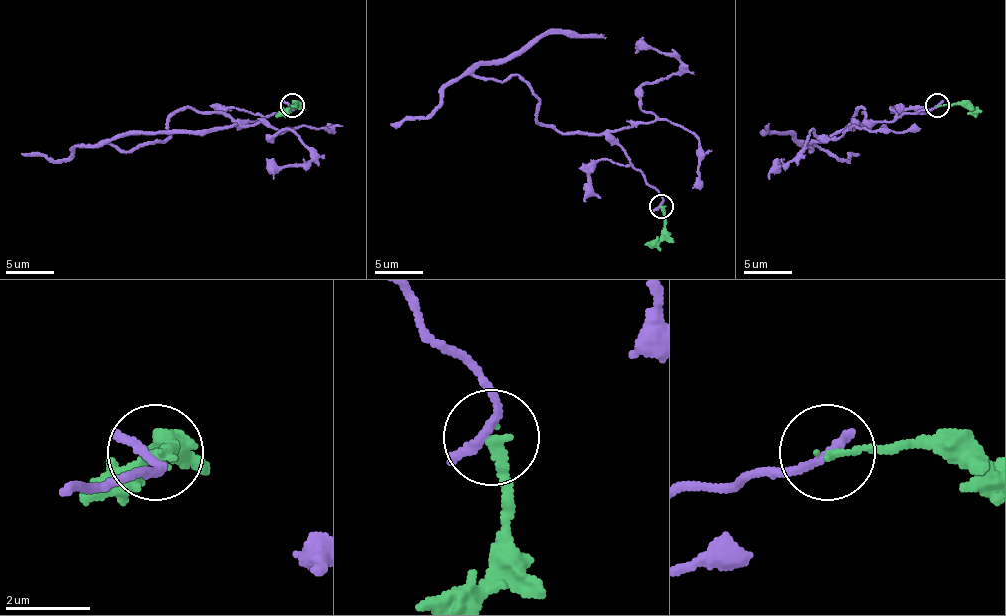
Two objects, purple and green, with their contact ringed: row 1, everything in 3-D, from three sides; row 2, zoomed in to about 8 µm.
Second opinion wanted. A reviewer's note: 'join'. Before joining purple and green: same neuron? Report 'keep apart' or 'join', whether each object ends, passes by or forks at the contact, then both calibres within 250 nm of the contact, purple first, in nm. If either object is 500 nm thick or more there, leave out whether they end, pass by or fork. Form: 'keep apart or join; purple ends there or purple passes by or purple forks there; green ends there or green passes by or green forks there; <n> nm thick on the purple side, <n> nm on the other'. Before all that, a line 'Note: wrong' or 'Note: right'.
Note: wrong
keep apart; purple ends there; green ends there; 260 nm thick on the purple side, 220 nm on the other

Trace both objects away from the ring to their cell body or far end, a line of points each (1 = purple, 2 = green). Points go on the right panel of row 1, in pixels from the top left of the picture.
1: (936, 106), (888, 120), (865, 118), (862, 108), (807, 144), (809, 151), (790, 132), (764, 130), (769, 123)
2: (936, 106), (965, 104), (975, 116)

